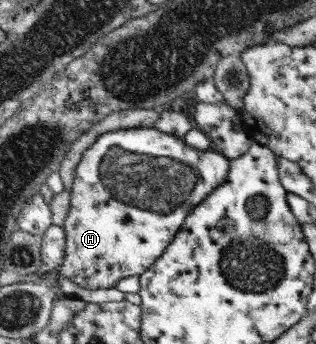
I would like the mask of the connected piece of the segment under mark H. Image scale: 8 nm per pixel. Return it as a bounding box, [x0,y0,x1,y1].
[57,127,232,289]

